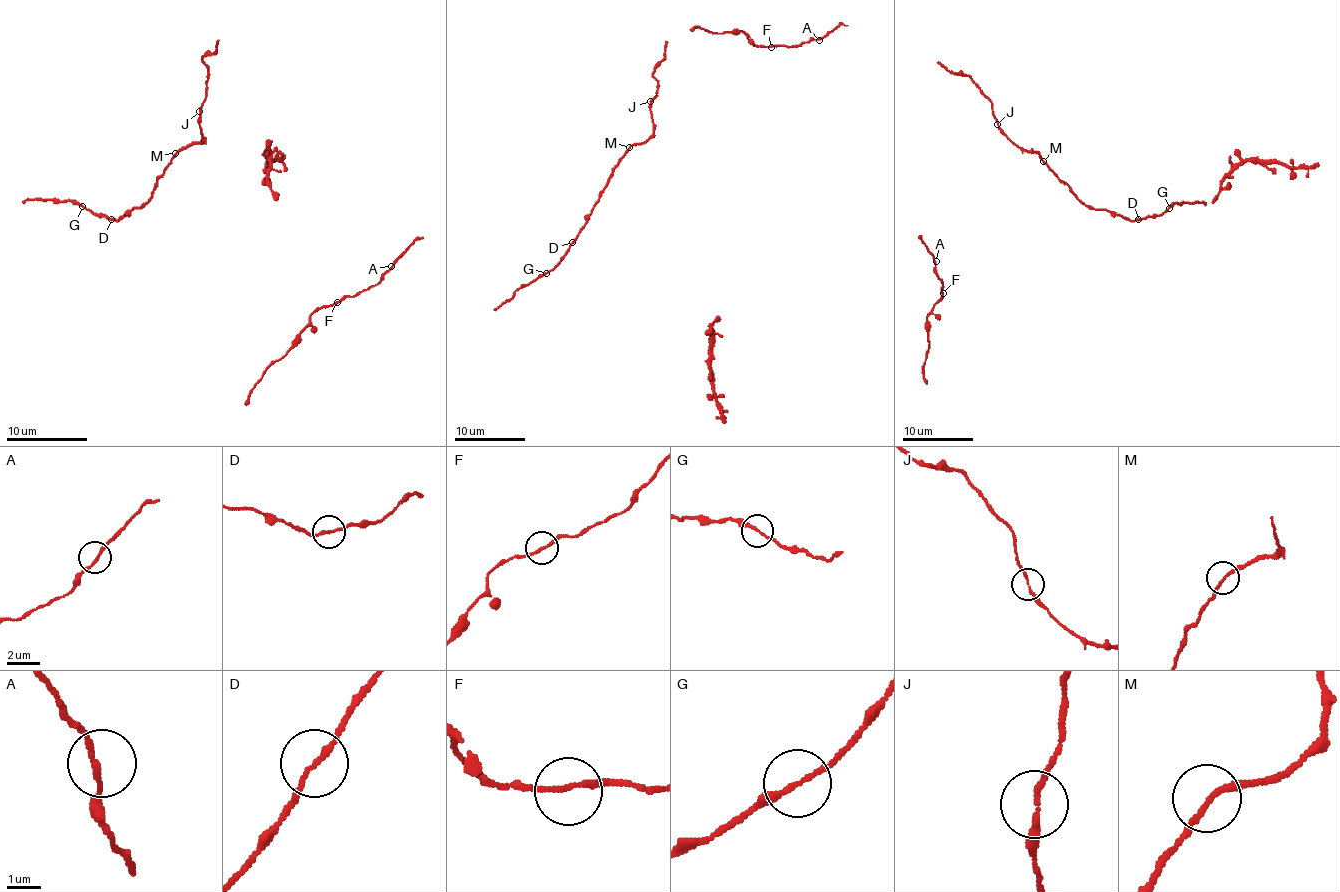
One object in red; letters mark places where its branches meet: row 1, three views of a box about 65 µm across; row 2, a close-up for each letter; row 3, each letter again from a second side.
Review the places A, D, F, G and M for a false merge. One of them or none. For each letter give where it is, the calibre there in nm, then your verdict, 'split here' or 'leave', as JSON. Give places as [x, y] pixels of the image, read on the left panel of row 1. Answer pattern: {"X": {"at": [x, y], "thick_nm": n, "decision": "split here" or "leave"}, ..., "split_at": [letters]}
{"A": {"at": [391, 266], "thick_nm": 160, "decision": "leave"}, "D": {"at": [111, 219], "thick_nm": 160, "decision": "leave"}, "F": {"at": [337, 302], "thick_nm": 160, "decision": "leave"}, "G": {"at": [82, 206], "thick_nm": 150, "decision": "leave"}, "M": {"at": [175, 153], "thick_nm": 160, "decision": "leave"}, "split_at": []}

